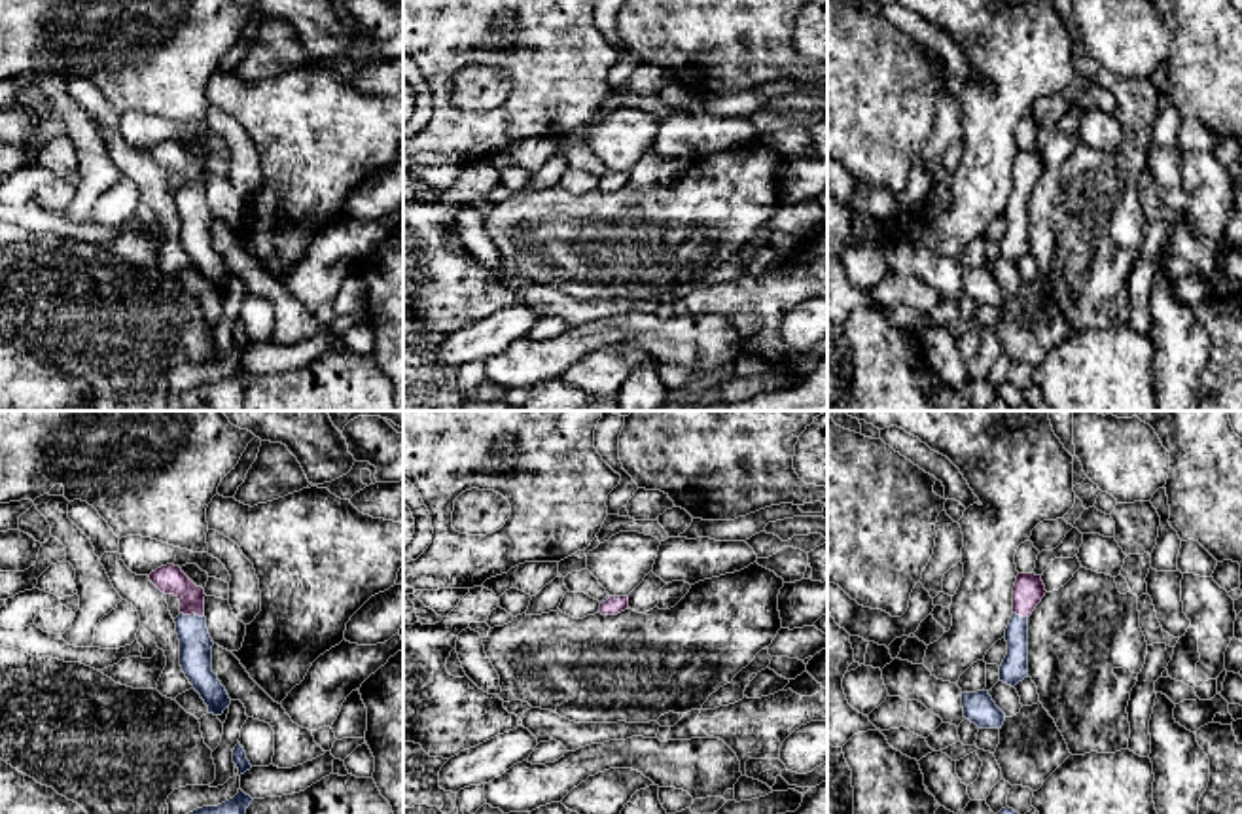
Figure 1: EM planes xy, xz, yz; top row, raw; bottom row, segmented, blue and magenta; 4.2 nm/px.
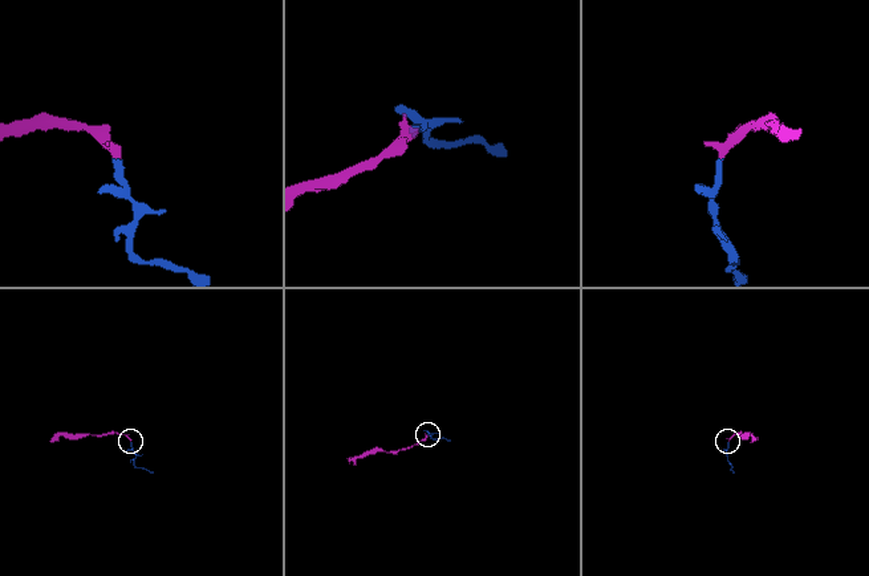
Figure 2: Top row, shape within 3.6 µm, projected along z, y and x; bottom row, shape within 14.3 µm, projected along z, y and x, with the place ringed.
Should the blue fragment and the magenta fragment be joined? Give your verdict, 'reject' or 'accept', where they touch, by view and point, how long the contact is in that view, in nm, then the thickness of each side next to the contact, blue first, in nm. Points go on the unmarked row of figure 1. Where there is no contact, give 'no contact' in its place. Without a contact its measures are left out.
accept; meets blue in xy at (192, 190); contact 110 nm long; 140 nm thick on the blue side, 120 nm on the other

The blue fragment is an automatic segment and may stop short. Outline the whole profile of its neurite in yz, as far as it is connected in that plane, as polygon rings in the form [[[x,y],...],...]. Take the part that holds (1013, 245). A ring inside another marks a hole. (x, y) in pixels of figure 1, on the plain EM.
[[[1017,151],[1013,163],[1013,191],[1003,212],[1007,218],[1007,231],[1000,242],[1000,257],[1011,263],[1028,254],[1028,193],[1045,168],[1041,151]]]

